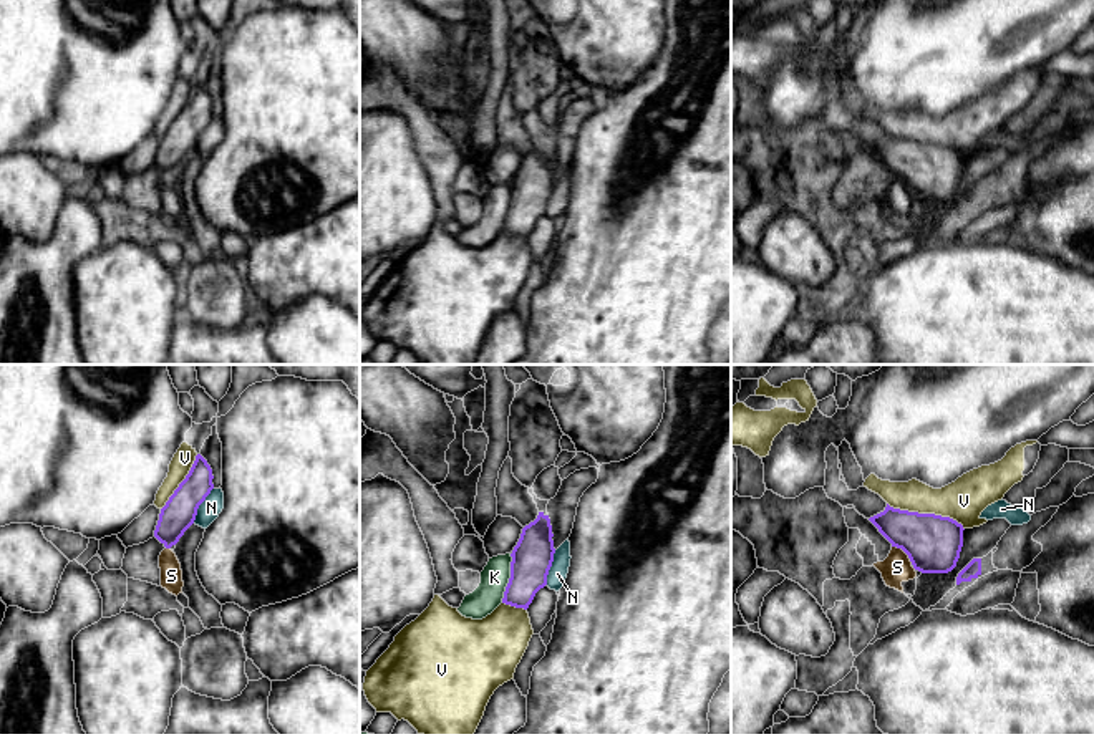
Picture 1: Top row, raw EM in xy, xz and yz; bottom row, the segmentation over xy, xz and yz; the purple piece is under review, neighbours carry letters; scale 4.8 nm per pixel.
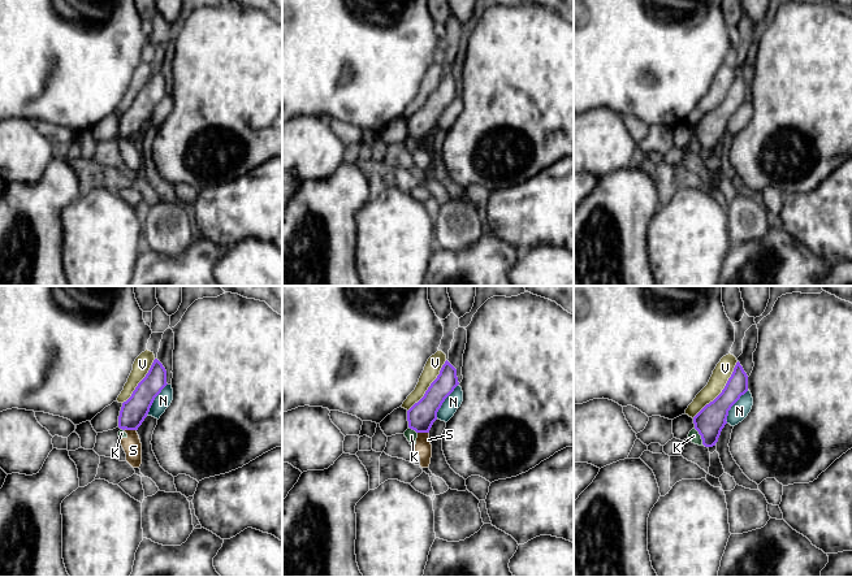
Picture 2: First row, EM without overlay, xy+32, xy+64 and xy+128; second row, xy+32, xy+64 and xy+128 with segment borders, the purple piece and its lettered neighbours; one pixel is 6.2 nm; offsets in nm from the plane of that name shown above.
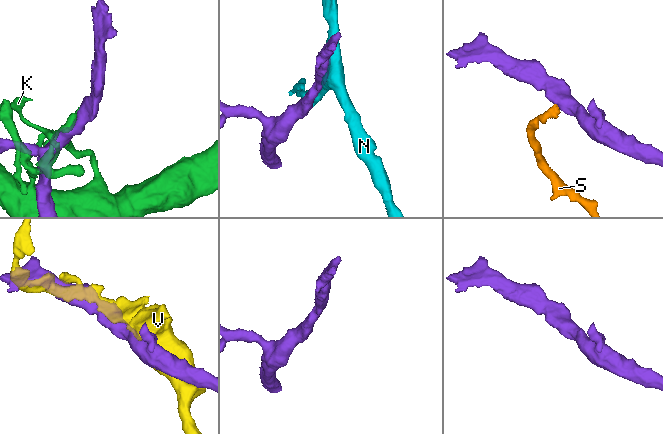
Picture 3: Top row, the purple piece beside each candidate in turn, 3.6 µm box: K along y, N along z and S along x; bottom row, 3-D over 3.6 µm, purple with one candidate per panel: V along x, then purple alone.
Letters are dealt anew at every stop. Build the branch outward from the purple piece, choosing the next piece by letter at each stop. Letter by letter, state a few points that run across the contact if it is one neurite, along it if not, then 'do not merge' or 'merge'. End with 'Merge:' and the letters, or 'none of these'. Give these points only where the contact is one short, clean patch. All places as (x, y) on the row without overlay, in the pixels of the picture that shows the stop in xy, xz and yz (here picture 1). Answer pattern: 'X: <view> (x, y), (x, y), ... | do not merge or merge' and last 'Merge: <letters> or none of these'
K: do not merge
N: do not merge
S: yz (892, 174), (899, 176), (912, 193) | do not merge
V: do not merge
Merge: none of these

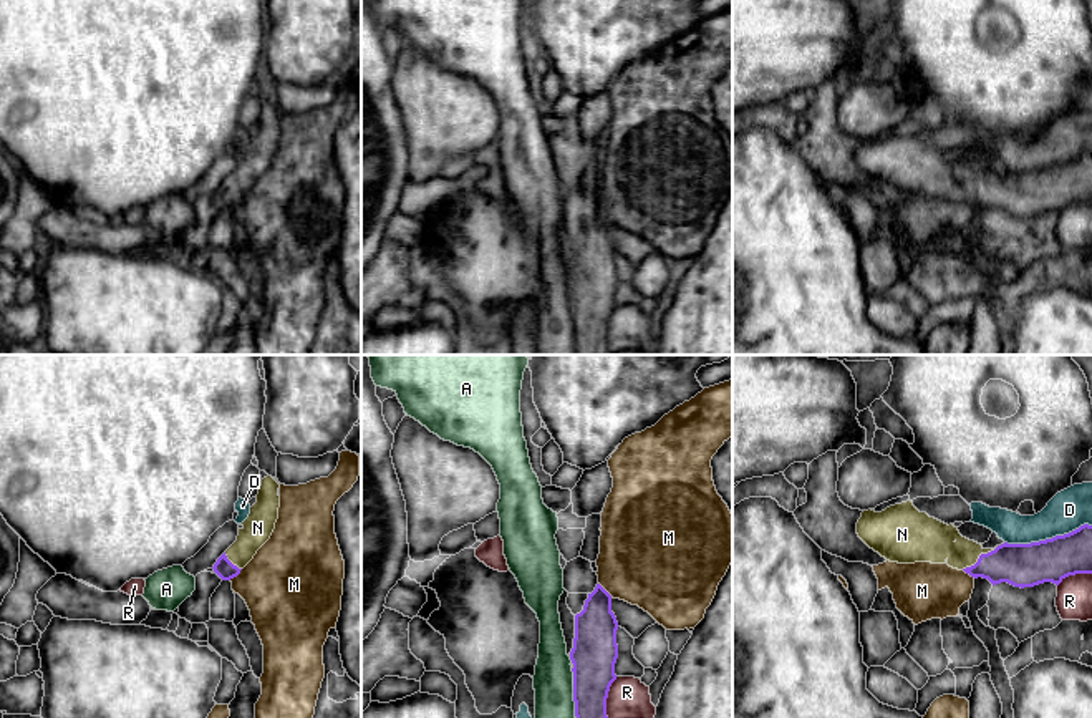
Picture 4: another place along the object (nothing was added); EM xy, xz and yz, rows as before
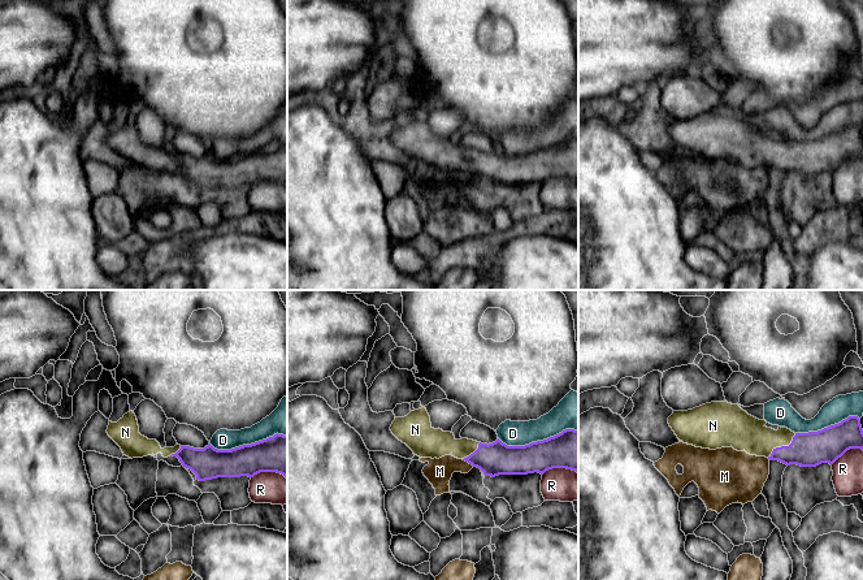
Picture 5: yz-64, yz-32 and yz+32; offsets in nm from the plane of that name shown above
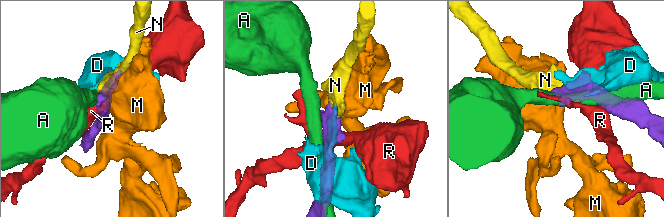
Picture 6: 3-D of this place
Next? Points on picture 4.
A: do not merge
D: do not merge
M: xy (242, 198), (229, 208) | do not merge
N: yz (1023, 194), (990, 193), (980, 186), (958, 183), (932, 169) | merge
R: do not merge
Merge: N

